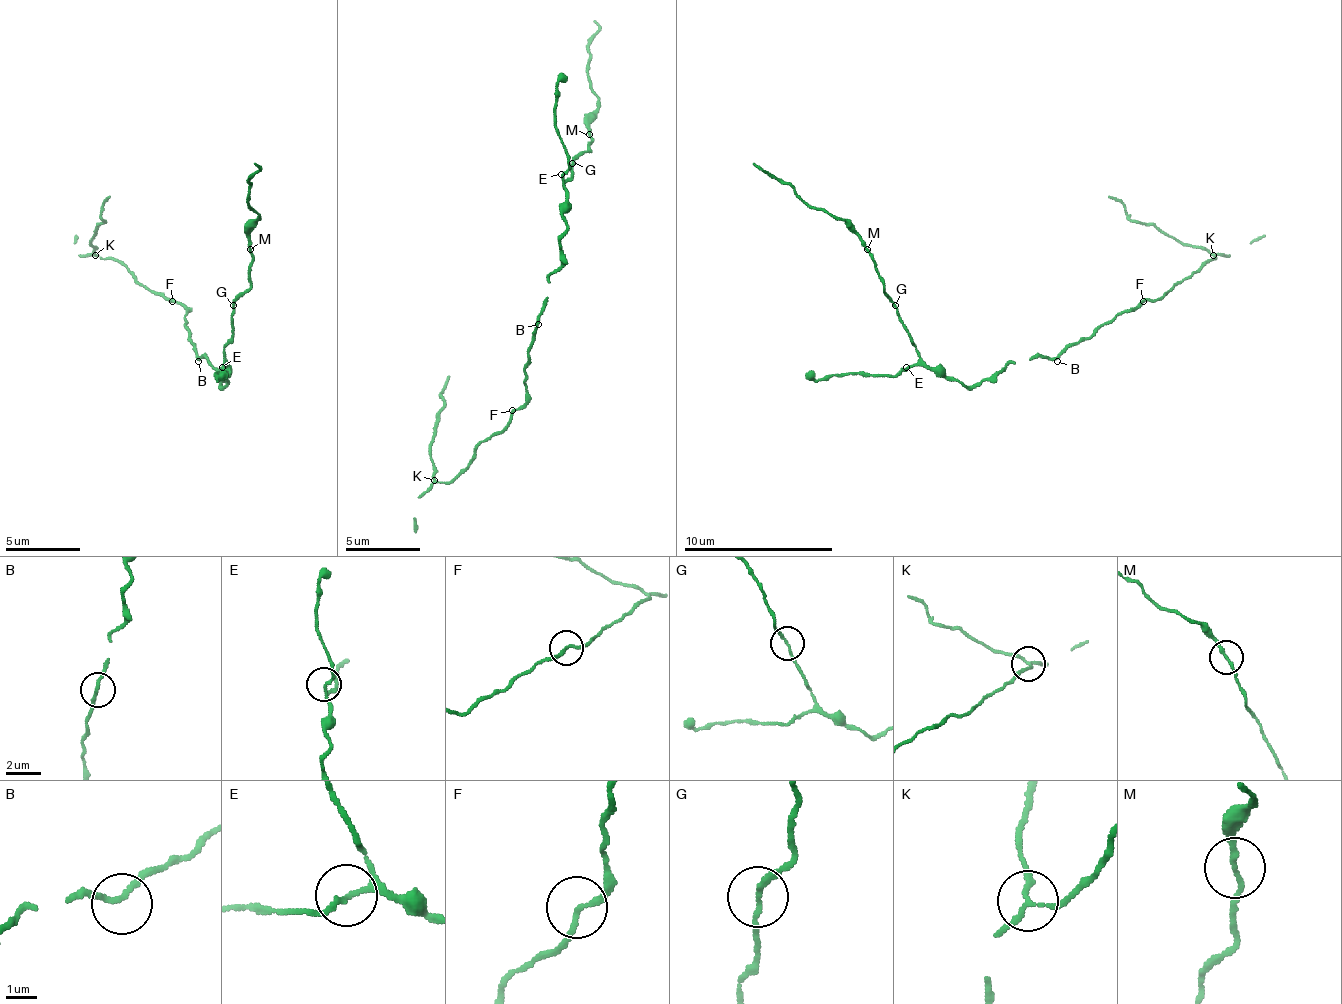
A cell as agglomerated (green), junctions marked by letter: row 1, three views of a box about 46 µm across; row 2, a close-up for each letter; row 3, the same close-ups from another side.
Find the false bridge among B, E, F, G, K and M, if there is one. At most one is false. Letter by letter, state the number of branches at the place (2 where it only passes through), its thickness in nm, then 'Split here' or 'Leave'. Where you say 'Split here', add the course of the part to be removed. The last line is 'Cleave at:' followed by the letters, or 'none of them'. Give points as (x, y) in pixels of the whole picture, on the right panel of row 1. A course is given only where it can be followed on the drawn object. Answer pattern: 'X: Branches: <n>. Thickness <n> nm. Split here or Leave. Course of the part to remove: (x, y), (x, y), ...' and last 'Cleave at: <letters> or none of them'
B: Branches: 2. Thickness 170 nm. Leave
E: Branches: 3. Thickness 130 nm. Leave
F: Branches: 2. Thickness 160 nm. Leave
G: Branches: 2. Thickness 160 nm. Leave
K: Branches: 3. Thickness 150 nm. Split here. Course of the part to remove: (1214, 256), (1180, 245), (1109, 196)
M: Branches: 2. Thickness 160 nm. Leave
Cleave at: K

